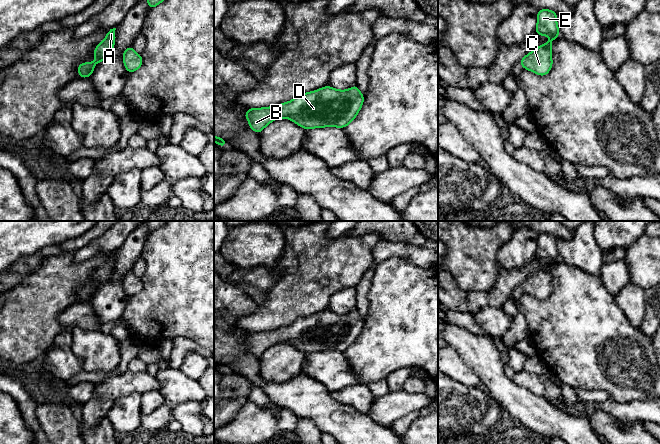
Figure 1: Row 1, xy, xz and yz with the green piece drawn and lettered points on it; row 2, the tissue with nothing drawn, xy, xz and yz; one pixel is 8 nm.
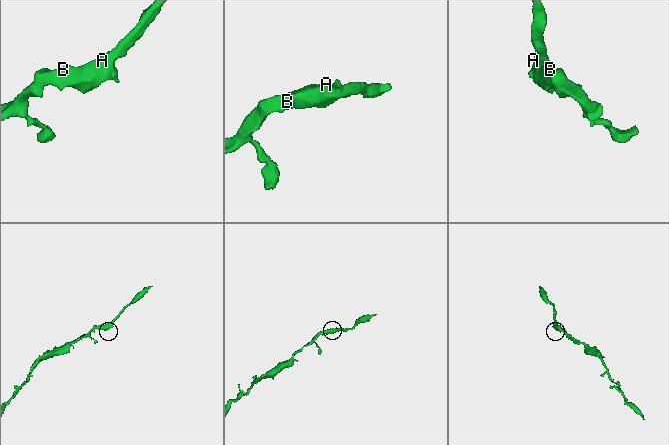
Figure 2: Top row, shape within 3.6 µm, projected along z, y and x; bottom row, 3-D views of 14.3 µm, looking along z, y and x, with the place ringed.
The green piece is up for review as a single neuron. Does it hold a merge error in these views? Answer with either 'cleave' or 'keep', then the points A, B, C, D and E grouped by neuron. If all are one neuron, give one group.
keep; groups A B C D E

